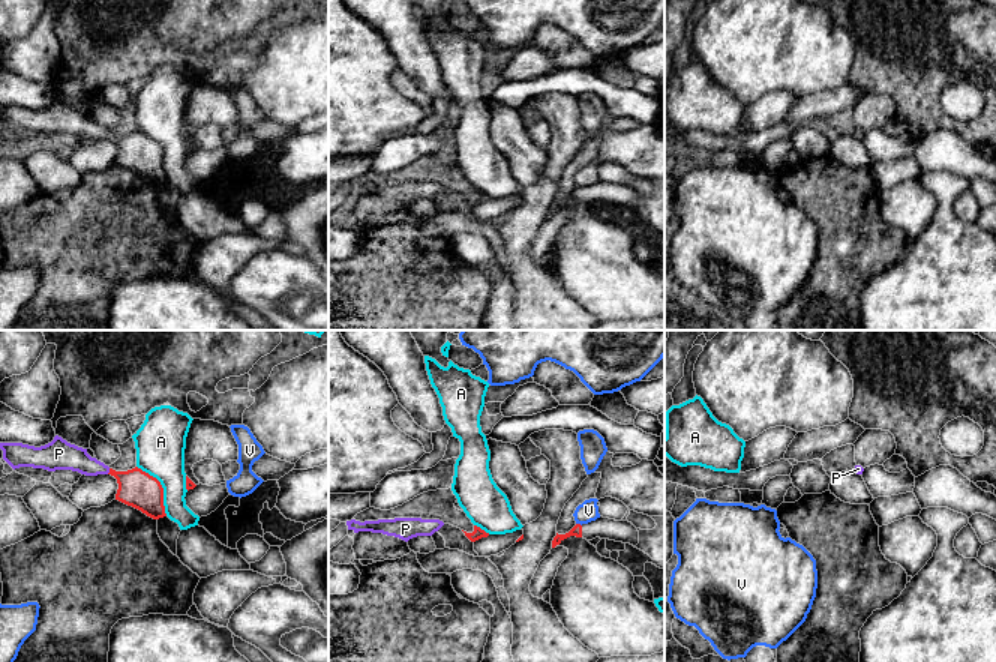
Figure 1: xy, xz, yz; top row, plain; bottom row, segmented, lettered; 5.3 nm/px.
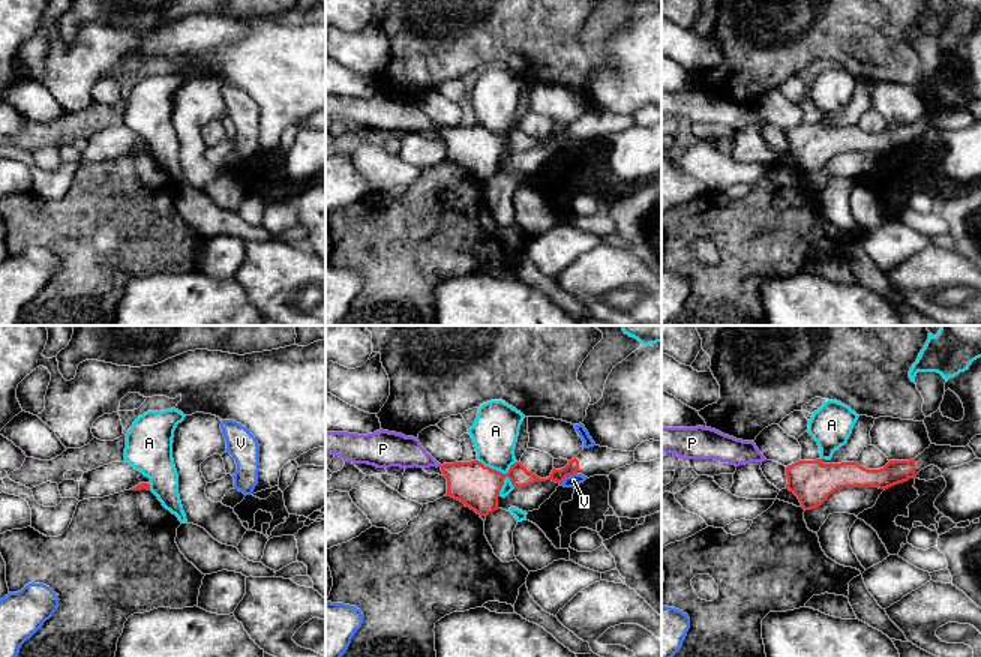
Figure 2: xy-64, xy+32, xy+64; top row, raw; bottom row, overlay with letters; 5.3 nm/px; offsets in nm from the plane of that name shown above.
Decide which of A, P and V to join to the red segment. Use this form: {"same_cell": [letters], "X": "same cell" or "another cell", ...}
{"same_cell": ["P"], "A": "another cell", "P": "same cell", "V": "another cell"}

